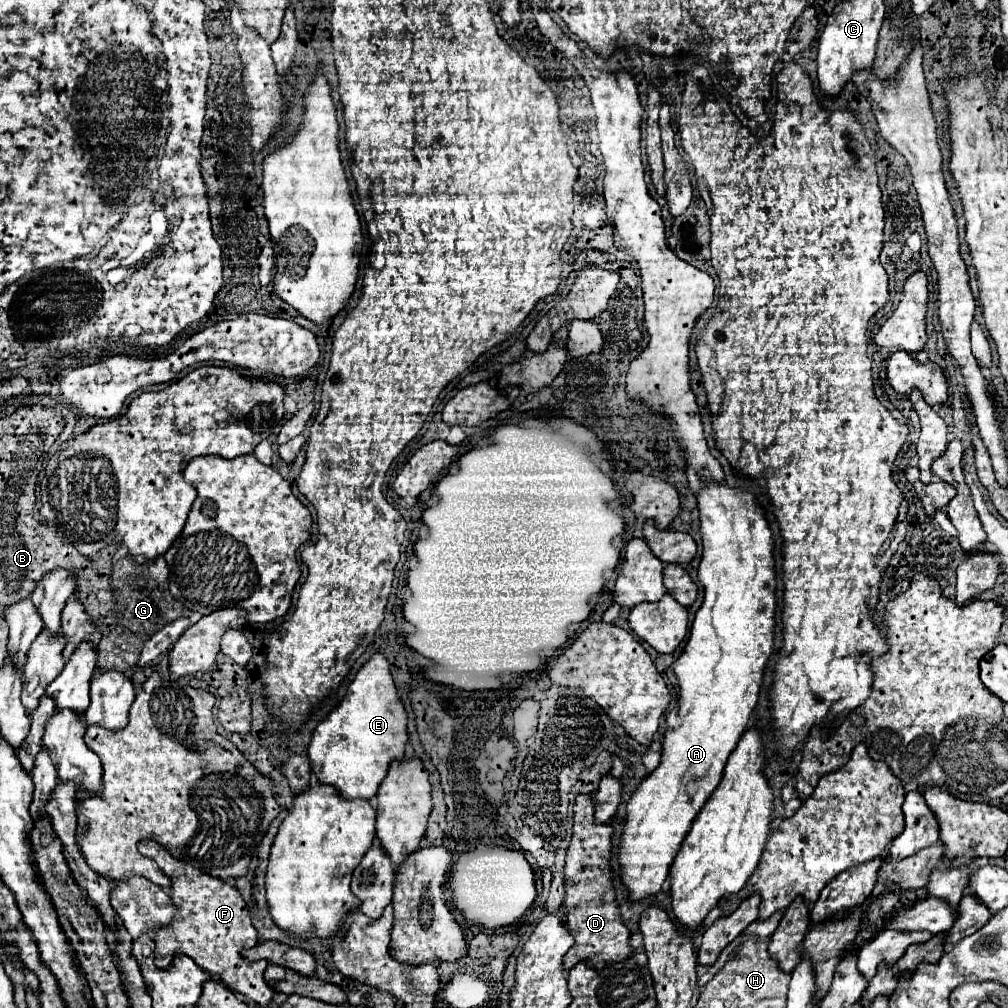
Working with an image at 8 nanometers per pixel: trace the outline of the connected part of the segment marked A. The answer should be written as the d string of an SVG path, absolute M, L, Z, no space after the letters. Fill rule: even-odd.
M708 482L698 492L700 534L704 542L704 554L698 568L698 578L704 586L704 602L696 612L690 638L680 658L666 670L668 680L680 690L678 712L674 708L666 714L666 730L662 738L662 758L656 770L652 770L636 788L626 804L626 824L618 846L618 876L628 888L630 900L640 902L656 896L668 876L670 862L676 856L682 840L690 832L698 810L716 790L726 760L736 748L740 736L746 730L748 718L756 706L764 666L772 654L774 640L774 612L776 612L776 580L774 580L774 556L772 556L772 532L764 518L764 510L758 506L752 494L740 492L726 484ZM688 782L698 782L694 794L688 794Z

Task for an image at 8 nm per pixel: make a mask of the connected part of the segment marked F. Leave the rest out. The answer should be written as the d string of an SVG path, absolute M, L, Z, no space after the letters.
M142 840L138 844L138 850L142 856L156 860L160 870L166 876L170 876L170 882L172 882L170 898L174 900L174 906L176 906L176 914L172 922L166 928L162 928L164 932L162 940L158 940L158 932L156 932L154 964L158 968L168 968L174 952L180 950L182 954L190 956L202 970L214 976L220 976L220 980L234 992L248 996L252 1002L258 1002L260 1006L266 1006L274 996L274 990L270 990L270 986L264 982L264 968L268 966L268 962L266 960L250 962L240 956L242 948L252 948L258 944L258 932L250 922L250 916L248 916L250 912L240 892L228 882L222 882L194 868L188 862L172 858L168 850L154 840Z

